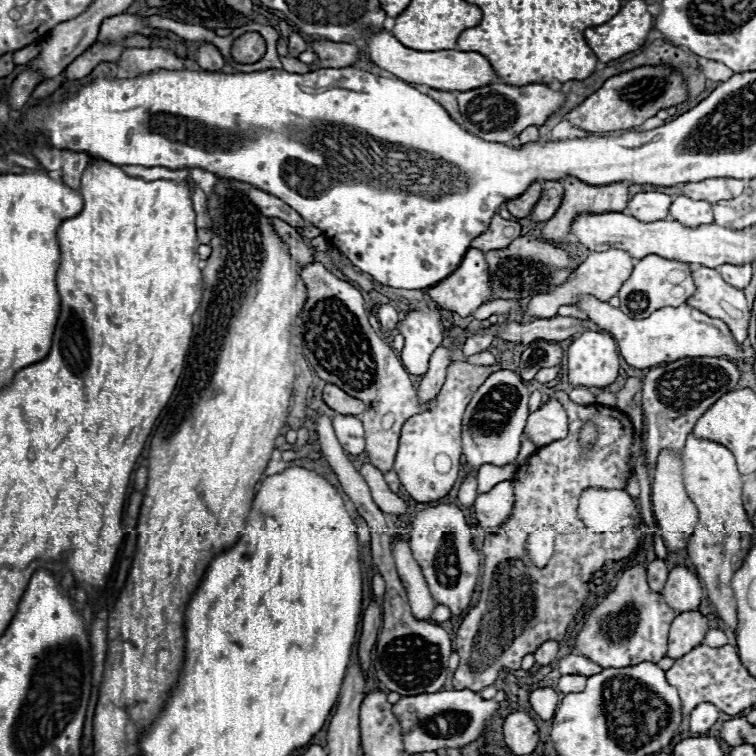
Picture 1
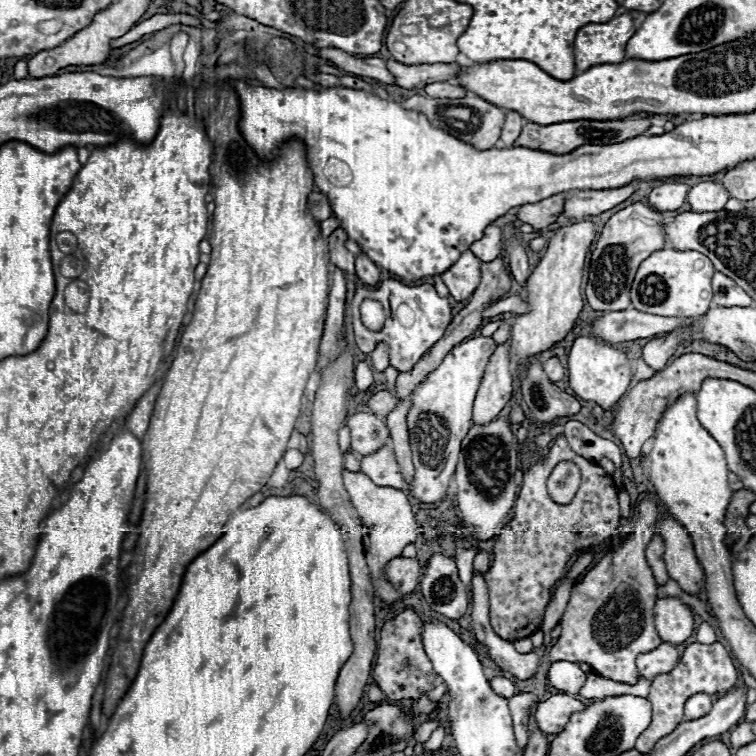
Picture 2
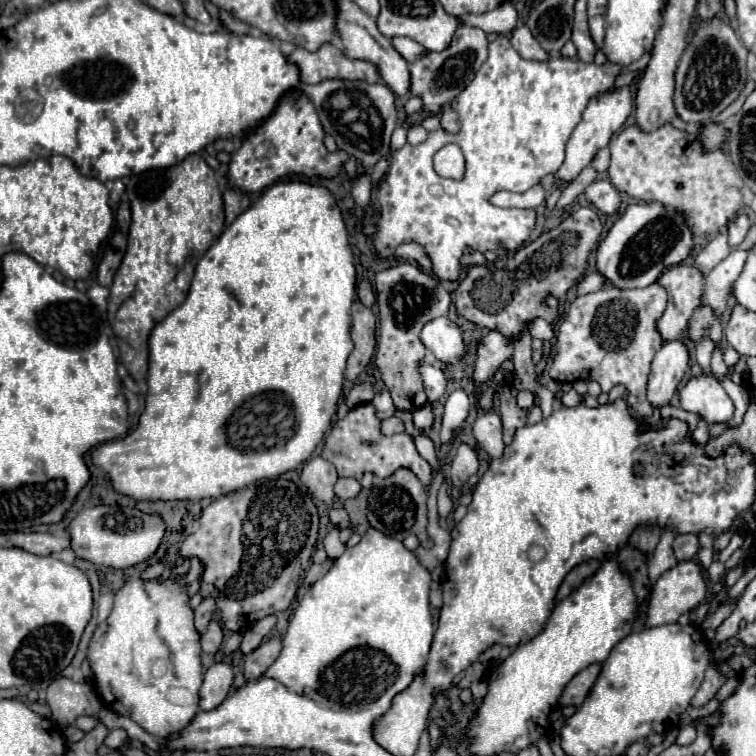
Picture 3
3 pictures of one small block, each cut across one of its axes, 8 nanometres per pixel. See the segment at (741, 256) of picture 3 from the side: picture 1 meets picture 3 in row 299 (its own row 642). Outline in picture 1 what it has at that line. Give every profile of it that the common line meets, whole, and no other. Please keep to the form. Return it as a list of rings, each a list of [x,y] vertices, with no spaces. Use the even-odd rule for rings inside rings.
[[[710,630],[708,634],[706,634],[706,638],[704,638],[704,642],[708,644],[708,646],[714,646],[714,648],[718,648],[718,646],[724,646],[724,644],[728,644],[728,636],[722,632],[722,630]]]

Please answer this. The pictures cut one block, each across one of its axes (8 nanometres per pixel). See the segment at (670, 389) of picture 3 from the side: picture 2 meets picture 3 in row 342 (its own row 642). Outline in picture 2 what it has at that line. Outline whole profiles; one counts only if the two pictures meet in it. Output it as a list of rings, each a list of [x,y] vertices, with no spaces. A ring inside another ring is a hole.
[[[660,598],[654,606],[654,624],[662,642],[680,646],[694,632],[694,614],[676,598]]]

